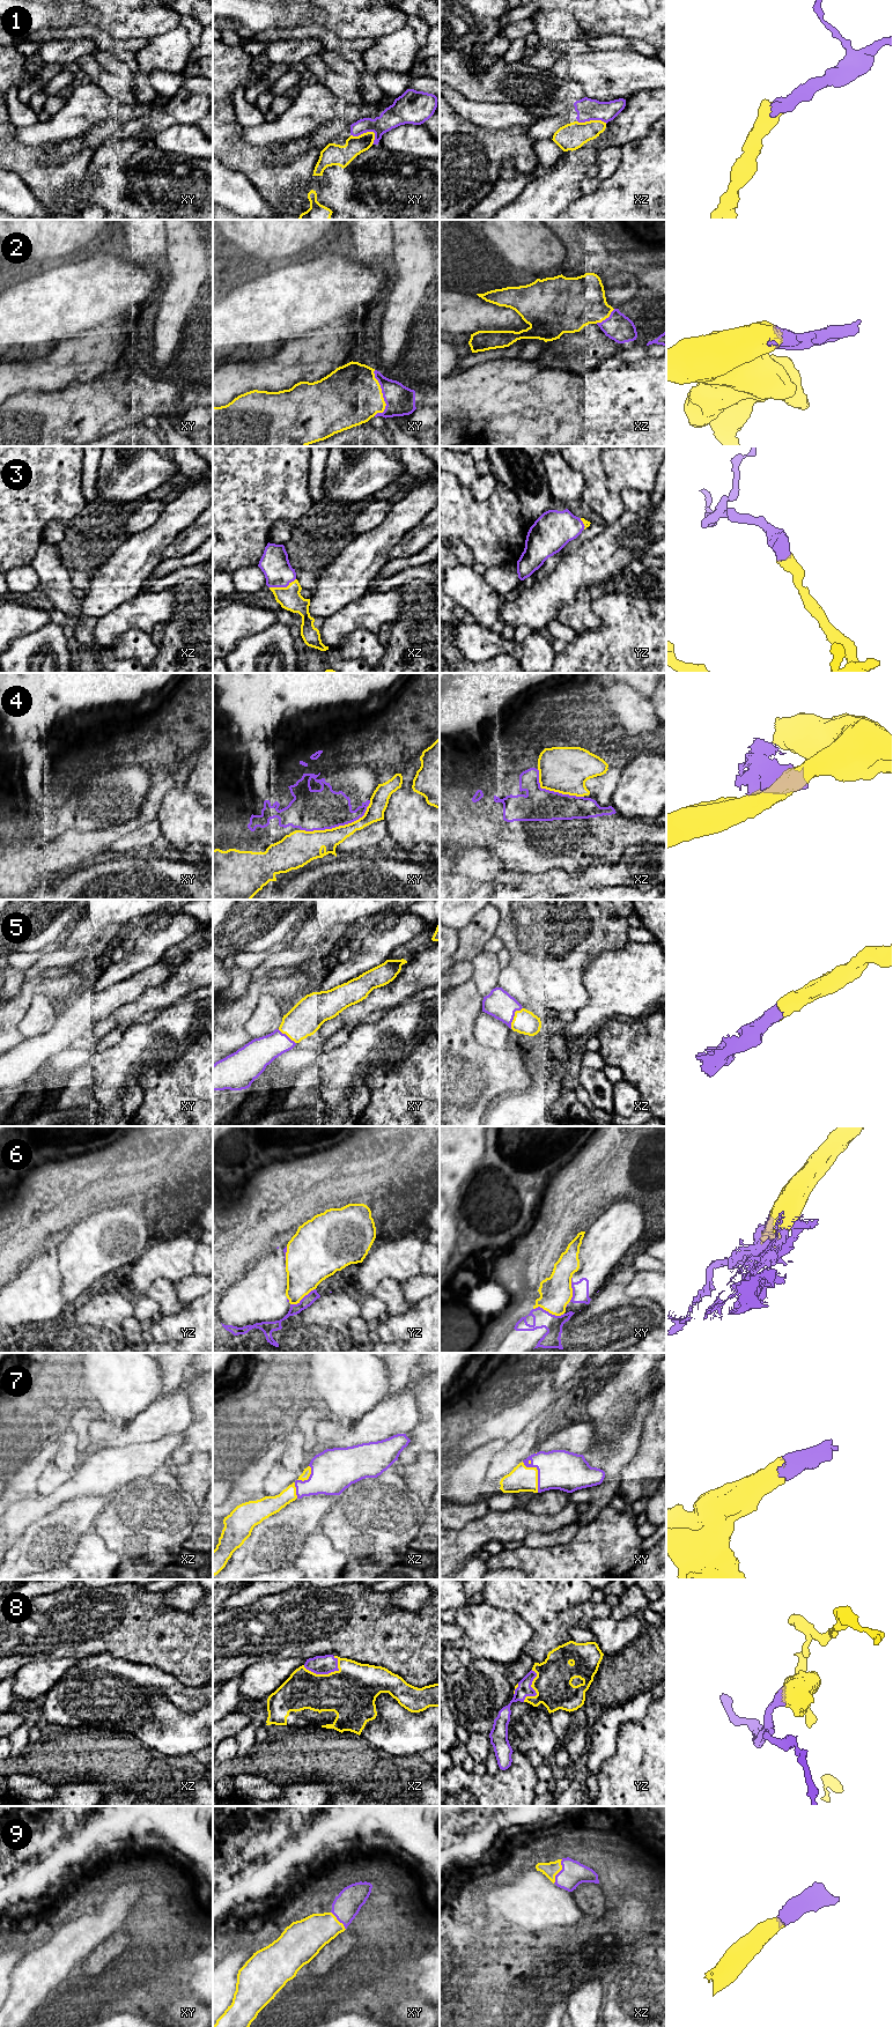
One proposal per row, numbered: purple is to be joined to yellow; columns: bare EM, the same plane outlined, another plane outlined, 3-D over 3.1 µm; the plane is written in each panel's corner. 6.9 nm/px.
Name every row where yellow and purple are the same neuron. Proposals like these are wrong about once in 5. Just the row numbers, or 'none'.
2, 3, 5, 6, 7, 8, 9

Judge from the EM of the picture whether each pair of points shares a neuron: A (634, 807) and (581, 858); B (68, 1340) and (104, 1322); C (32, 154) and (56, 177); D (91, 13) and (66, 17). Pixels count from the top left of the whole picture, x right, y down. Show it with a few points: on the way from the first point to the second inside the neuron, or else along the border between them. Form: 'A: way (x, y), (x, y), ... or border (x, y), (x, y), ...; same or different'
A: border (611, 805), (619, 814), (637, 820); different
B: way (78, 1339), (87, 1339), (95, 1331); same
C: way (32, 162), (48, 177); same
D: way (86, 13), (72, 13); same

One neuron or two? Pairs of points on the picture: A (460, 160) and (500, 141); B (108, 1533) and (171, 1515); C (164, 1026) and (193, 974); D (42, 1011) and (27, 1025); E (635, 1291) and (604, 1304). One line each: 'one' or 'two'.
A: one
B: one
C: two
D: one
E: two

